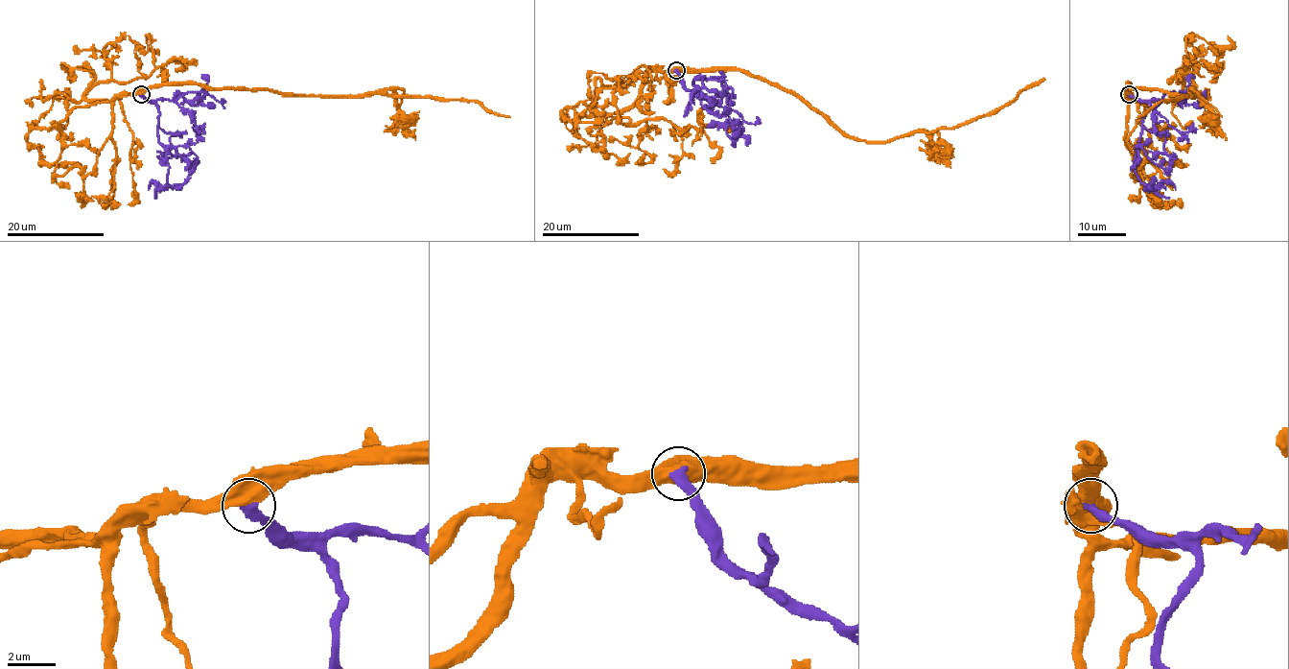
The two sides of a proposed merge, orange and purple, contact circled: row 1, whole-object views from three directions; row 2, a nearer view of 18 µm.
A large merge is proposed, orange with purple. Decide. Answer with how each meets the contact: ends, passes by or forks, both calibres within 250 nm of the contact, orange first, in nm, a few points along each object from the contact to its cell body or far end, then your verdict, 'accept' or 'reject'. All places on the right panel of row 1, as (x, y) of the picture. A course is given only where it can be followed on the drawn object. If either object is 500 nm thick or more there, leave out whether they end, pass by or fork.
600 nm thick on the orange side, 440 nm on the other; orange runs (1129, 94), (1128, 84), (1133, 89), (1160, 89), (1165, 92), (1200, 95), (1160, 100), (1137, 117); purple runs (1129, 94), (1150, 106), (1143, 118), (1136, 173), (1147, 186), (1157, 187), (1170, 182), (1175, 190); accept

